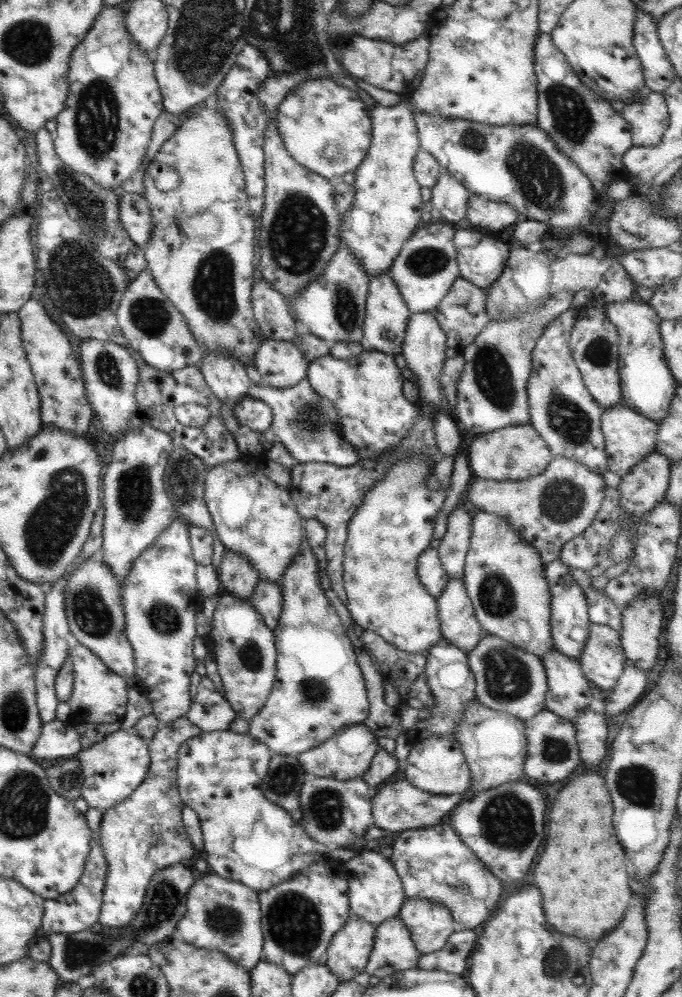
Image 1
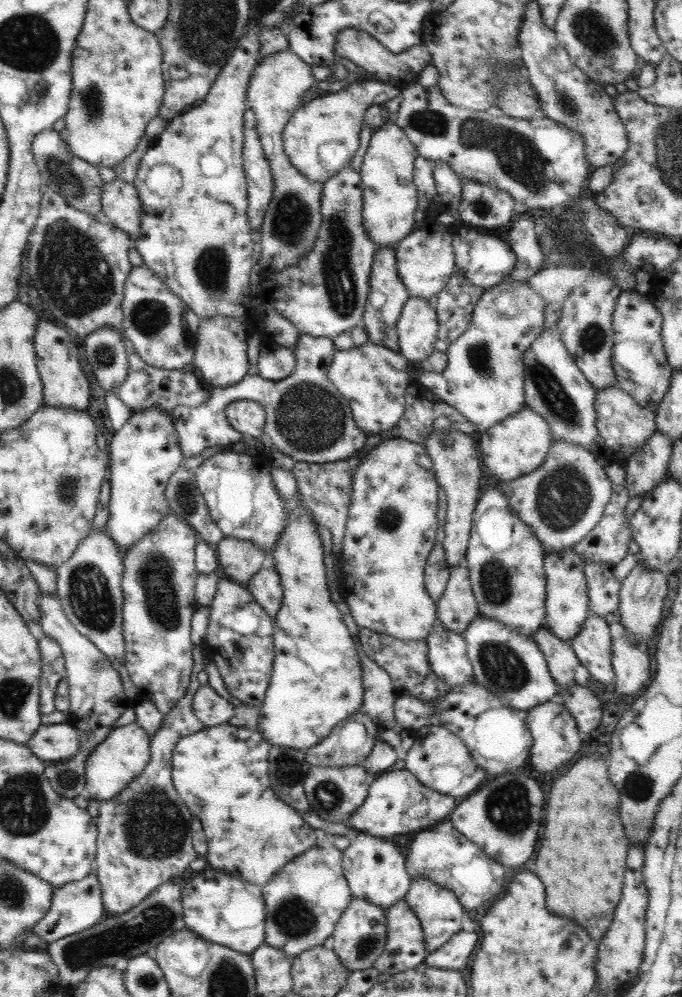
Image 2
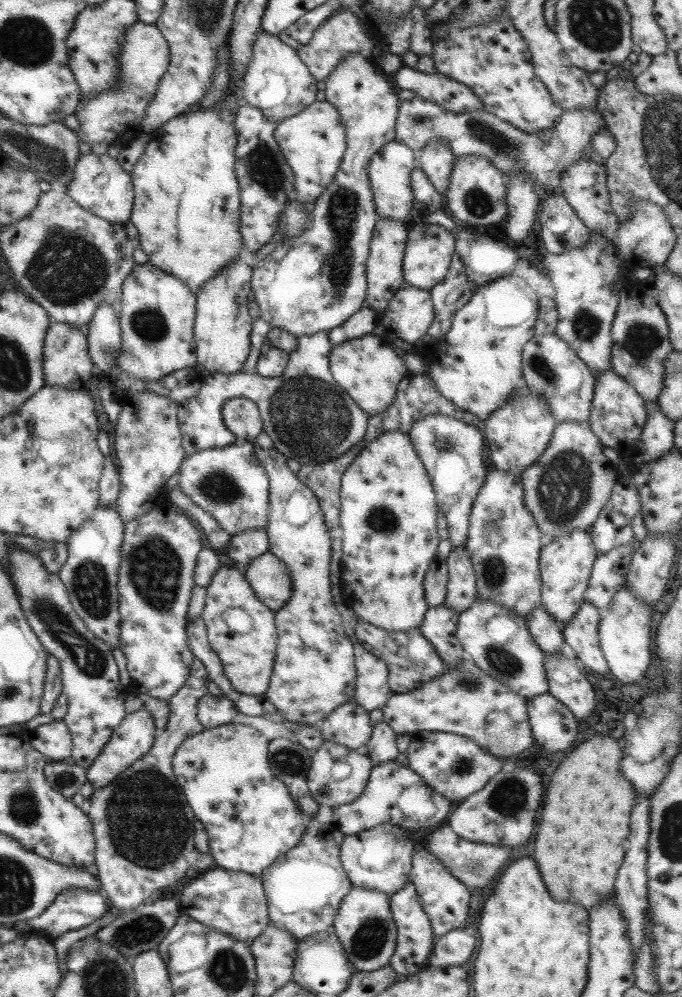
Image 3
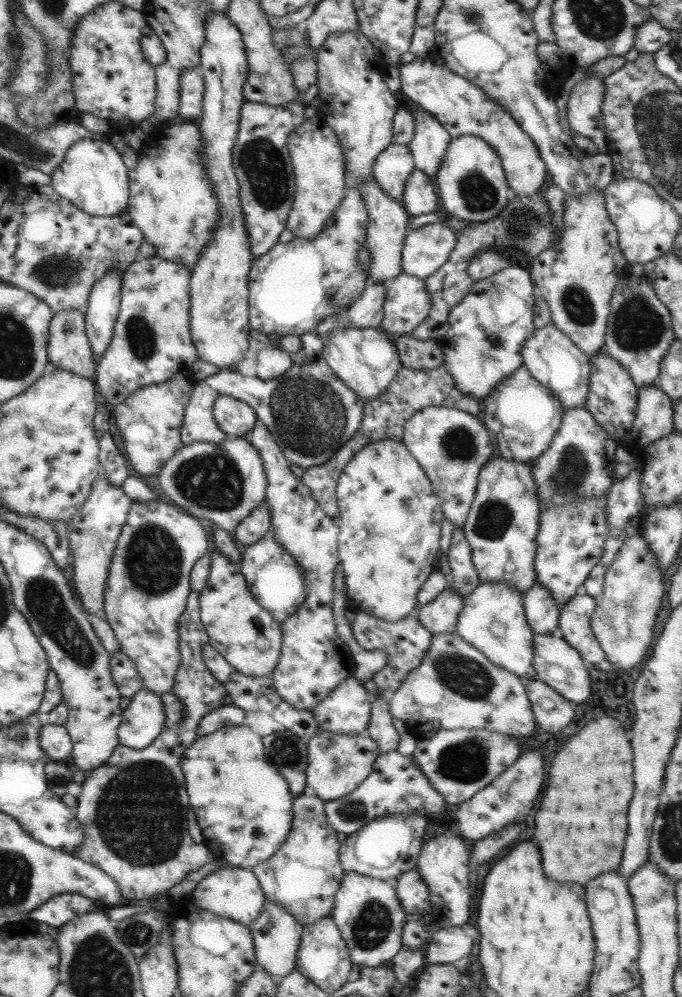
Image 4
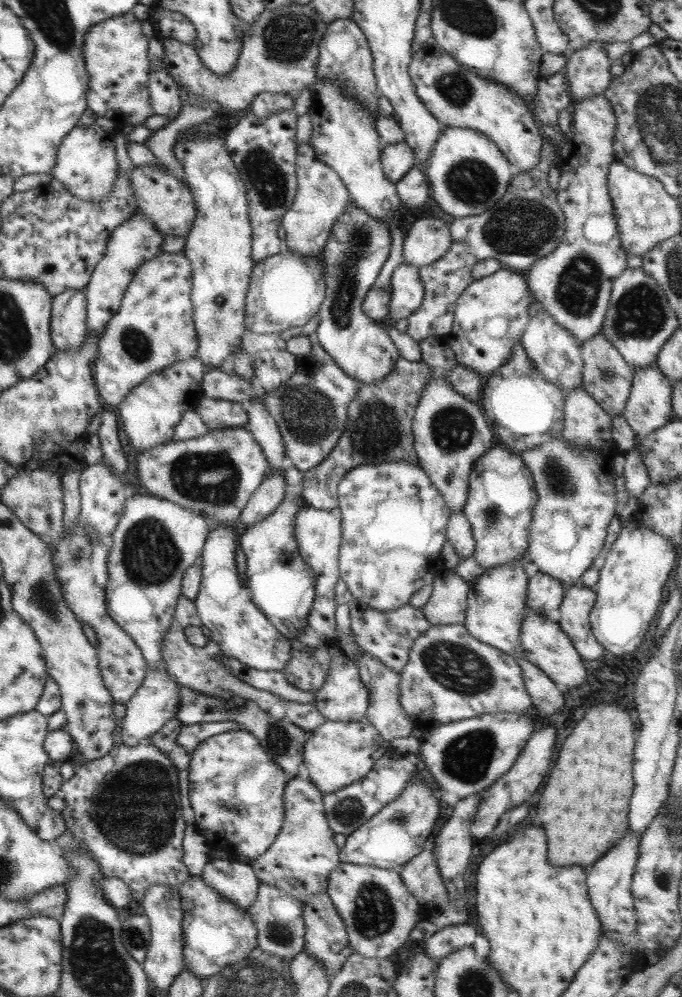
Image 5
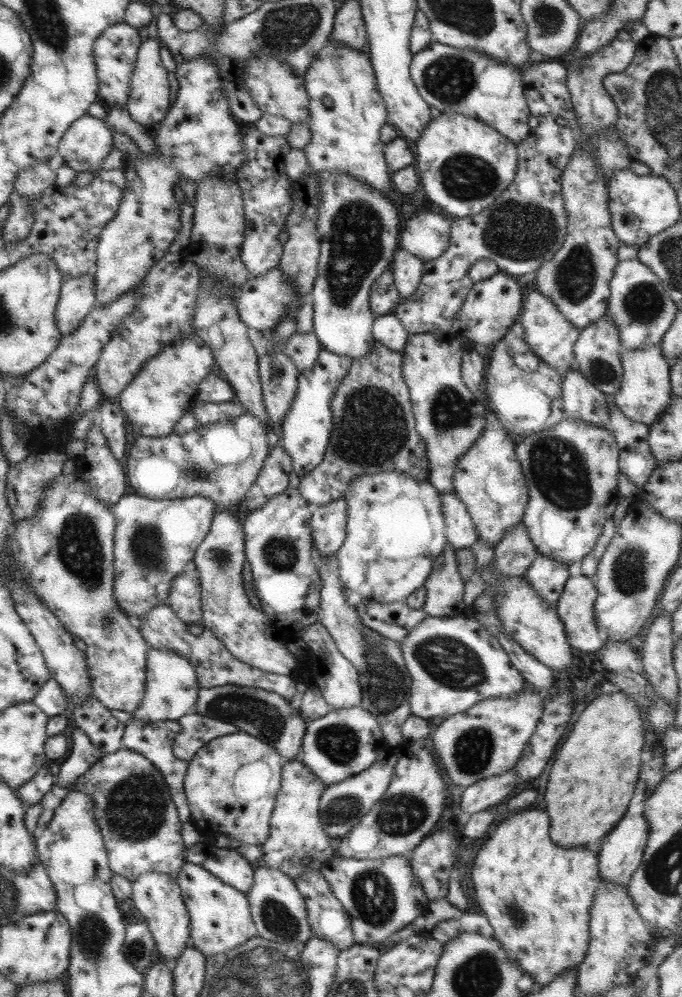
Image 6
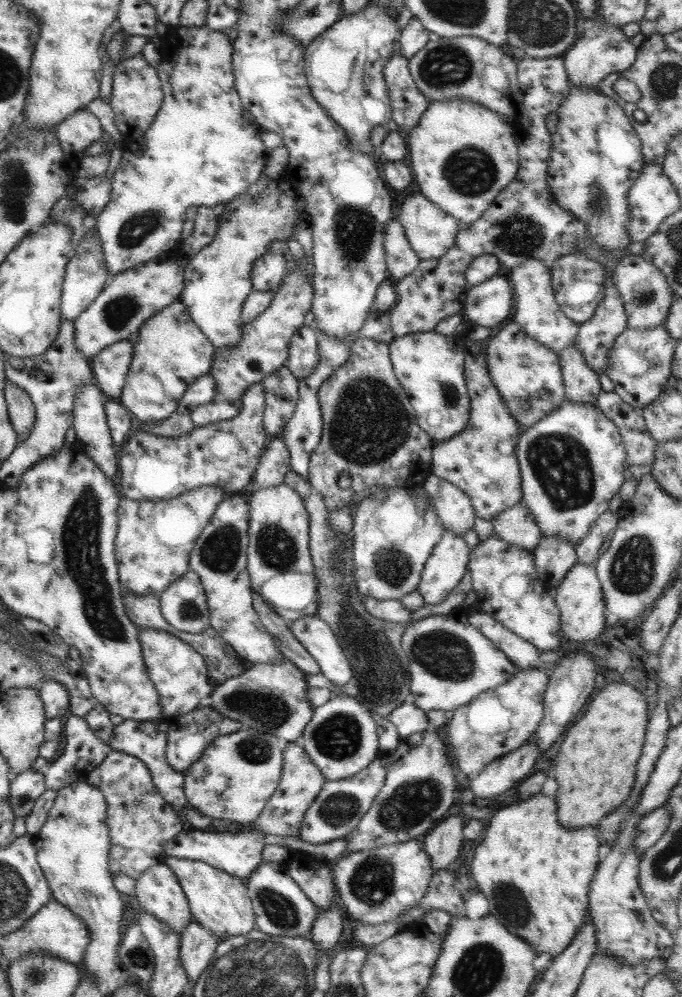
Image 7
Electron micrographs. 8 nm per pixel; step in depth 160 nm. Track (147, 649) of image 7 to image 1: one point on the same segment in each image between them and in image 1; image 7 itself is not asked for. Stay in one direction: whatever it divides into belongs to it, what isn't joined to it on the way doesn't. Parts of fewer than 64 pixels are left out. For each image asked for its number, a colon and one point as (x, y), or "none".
1: (112, 768)
2: (124, 753)
3: (134, 736)
4: (144, 718)
5: (156, 702)
6: (171, 691)

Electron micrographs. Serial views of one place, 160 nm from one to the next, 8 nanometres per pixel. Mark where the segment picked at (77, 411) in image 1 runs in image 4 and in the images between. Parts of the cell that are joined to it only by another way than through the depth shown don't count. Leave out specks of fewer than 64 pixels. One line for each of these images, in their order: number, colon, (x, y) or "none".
2: (64, 384)
3: (66, 362)
4: (68, 347)

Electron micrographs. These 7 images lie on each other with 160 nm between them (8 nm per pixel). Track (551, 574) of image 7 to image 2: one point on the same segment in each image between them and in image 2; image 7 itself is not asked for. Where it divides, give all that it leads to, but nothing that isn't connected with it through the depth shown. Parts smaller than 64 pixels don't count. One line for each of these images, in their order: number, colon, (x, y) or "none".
2: (561, 659)
3: (547, 633)
4: (542, 612)
5: (544, 593)
6: (546, 576)

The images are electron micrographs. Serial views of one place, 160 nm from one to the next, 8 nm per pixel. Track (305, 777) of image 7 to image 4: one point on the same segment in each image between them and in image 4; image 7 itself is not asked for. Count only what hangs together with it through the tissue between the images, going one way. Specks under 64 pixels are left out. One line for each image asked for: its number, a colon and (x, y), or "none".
4: (303, 876)
5: (299, 862)
6: (296, 842)

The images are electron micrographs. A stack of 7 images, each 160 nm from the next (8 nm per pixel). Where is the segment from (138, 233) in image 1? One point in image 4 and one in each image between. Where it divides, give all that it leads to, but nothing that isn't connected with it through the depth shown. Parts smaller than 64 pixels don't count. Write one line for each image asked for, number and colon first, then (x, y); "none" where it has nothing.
2: (120, 205)
3: (99, 184)
4: (92, 176)

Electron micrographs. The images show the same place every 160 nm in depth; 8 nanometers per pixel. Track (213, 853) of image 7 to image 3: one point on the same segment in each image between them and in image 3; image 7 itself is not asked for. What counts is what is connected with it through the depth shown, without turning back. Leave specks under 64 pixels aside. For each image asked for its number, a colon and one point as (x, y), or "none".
3: (232, 902)
4: (231, 892)
5: (234, 879)
6: (228, 865)

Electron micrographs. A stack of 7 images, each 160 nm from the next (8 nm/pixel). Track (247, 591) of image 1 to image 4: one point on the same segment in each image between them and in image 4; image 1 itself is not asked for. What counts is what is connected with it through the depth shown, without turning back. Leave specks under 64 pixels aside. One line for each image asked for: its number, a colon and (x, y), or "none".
2: (238, 559)
3: (243, 547)
4: (257, 524)

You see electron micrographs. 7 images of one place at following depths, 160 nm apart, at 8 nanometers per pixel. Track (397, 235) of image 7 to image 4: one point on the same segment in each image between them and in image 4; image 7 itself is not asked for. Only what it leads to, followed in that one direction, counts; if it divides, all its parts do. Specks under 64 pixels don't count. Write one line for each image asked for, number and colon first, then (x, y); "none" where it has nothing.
4: (407, 304)
5: (408, 292)
6: (406, 269)

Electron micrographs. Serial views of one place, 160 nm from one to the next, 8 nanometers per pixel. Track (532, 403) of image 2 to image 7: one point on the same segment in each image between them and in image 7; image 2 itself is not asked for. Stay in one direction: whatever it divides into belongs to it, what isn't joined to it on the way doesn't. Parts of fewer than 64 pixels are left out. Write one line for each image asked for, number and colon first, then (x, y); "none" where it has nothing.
3: (549, 366)
4: (550, 357)
5: (555, 352)
6: (551, 338)
7: (537, 312)

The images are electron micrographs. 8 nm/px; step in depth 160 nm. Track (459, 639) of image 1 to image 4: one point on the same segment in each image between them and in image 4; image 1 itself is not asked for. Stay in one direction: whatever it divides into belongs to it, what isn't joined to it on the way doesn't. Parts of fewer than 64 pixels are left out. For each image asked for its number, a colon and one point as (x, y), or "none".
2: (456, 609)
3: (461, 587)
4: (464, 578)

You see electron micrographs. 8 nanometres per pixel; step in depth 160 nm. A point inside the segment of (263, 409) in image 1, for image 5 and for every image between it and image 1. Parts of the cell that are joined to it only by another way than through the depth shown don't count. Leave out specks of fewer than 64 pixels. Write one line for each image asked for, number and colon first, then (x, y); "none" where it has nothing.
2: (248, 417)
3: (241, 416)
4: (236, 418)
5: (215, 413)

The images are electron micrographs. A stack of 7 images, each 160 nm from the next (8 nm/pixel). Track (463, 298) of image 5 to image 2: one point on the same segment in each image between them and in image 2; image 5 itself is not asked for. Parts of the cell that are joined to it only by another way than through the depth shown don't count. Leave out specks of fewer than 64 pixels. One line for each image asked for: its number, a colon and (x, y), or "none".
2: (484, 380)
3: (478, 365)
4: (488, 329)

